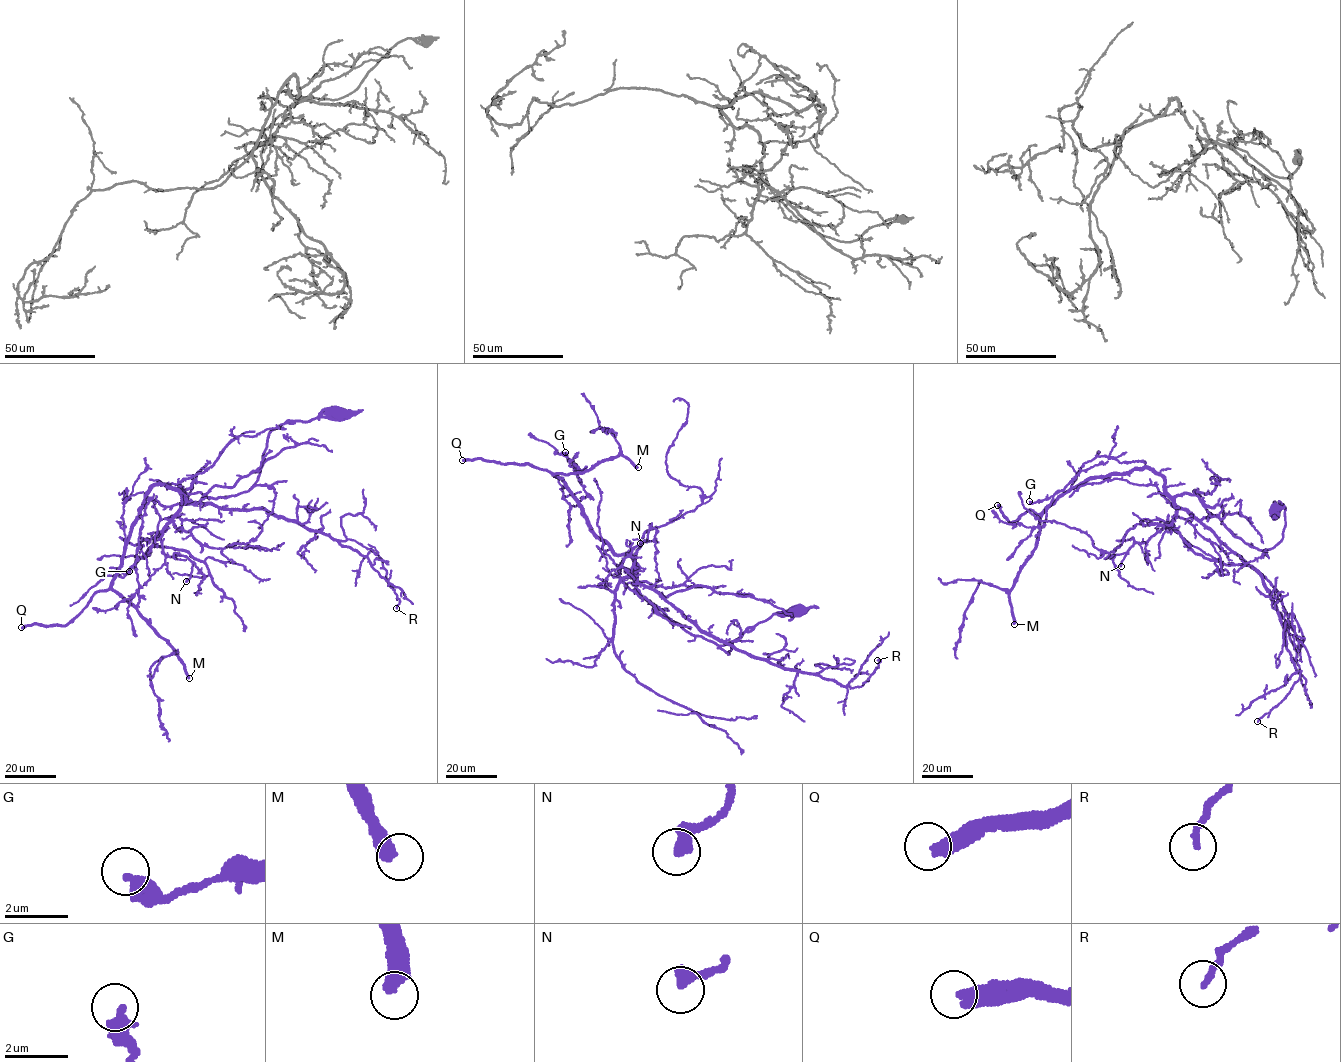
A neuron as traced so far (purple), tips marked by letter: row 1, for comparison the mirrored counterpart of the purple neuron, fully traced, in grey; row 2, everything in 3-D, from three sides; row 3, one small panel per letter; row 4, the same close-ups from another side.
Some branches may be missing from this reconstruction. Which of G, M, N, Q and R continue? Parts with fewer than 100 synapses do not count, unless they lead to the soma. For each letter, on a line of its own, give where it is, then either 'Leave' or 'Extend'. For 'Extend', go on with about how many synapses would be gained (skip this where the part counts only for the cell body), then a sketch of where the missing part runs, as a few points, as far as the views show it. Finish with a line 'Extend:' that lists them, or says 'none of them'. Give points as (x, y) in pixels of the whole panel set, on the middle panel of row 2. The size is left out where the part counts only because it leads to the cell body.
G: Place: (565, 452). Leave
M: Place: (638, 467). Extend. Roughly 550 synapses. Course of what is missing: (638, 467), (654, 485), (662, 488), (693, 484), (711, 467), (682, 426), (646, 404)
N: Place: (640, 543). Leave
Q: Place: (462, 460). Extend. Roughly 550 synapses
R: Place: (877, 660). Leave
Extend: M, Q

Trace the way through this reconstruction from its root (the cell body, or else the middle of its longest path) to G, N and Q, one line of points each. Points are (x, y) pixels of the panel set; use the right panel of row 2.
G: (1273, 513), (1284, 506), (1283, 538), (1259, 549), (1144, 468), (1072, 488), (1037, 540), (1052, 497), (1029, 501)
N: (1273, 513), (1284, 506), (1283, 538), (1262, 550), (1197, 496), (1176, 495), (1173, 521), (1134, 543), (1121, 566)
Q: (1273, 513), (1284, 506), (1283, 538), (1259, 549), (1145, 468), (1093, 477), (1009, 523), (997, 505)

